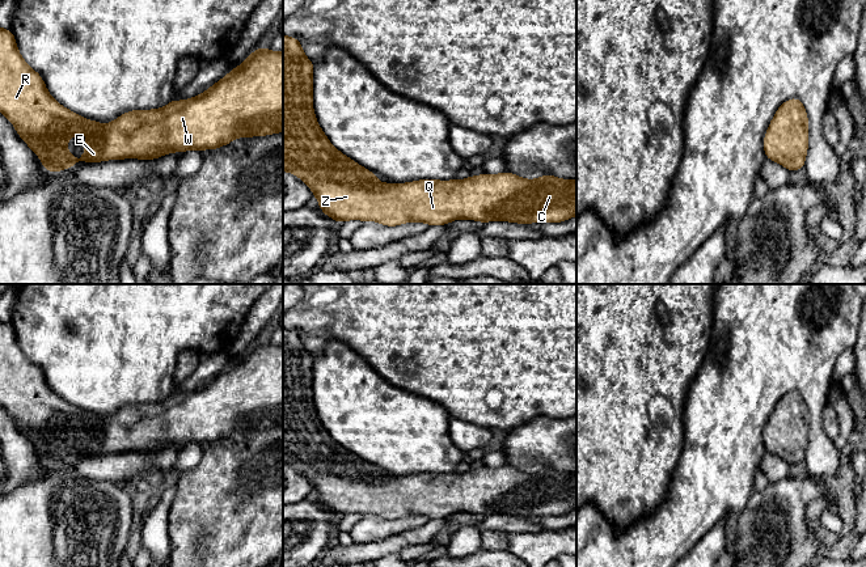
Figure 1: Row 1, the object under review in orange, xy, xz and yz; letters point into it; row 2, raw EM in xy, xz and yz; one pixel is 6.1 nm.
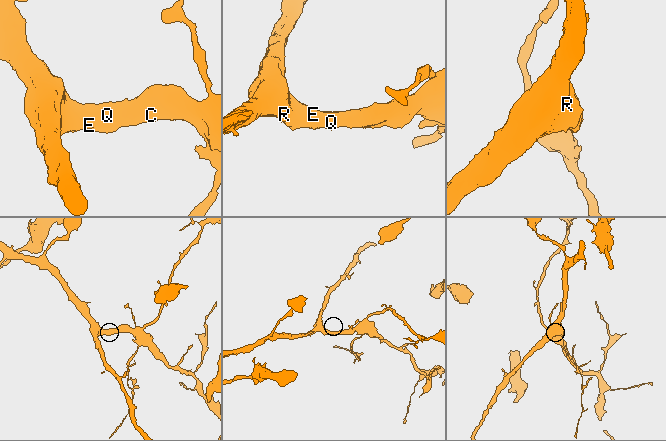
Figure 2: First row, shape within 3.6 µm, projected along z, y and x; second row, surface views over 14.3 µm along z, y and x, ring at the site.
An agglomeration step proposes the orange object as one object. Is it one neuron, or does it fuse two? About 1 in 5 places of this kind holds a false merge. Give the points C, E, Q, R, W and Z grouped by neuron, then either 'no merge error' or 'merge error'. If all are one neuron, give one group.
groups C E Q R W Z; no merge error

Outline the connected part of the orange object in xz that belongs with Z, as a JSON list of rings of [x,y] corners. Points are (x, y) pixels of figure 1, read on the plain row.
[[[283,327],[283,465],[288,465],[299,470],[304,474],[313,490],[317,491],[320,503],[328,509],[334,512],[338,517],[347,515],[347,513],[362,513],[362,515],[376,515],[386,520],[397,520],[410,515],[419,515],[426,516],[428,520],[431,519],[447,519],[448,516],[459,512],[468,512],[481,515],[482,517],[494,515],[494,513],[503,513],[508,516],[519,516],[519,517],[531,517],[531,516],[563,516],[567,512],[576,509],[576,473],[561,473],[552,467],[544,467],[537,473],[524,473],[520,471],[518,467],[504,465],[500,467],[487,467],[483,466],[481,469],[472,469],[465,473],[451,473],[451,474],[439,474],[439,473],[419,473],[407,477],[380,477],[377,470],[368,462],[363,461],[342,445],[339,445],[326,431],[322,422],[318,419],[314,405],[313,405],[313,364],[314,357],[305,350],[304,343],[300,338],[300,334],[295,330],[287,330]]]

